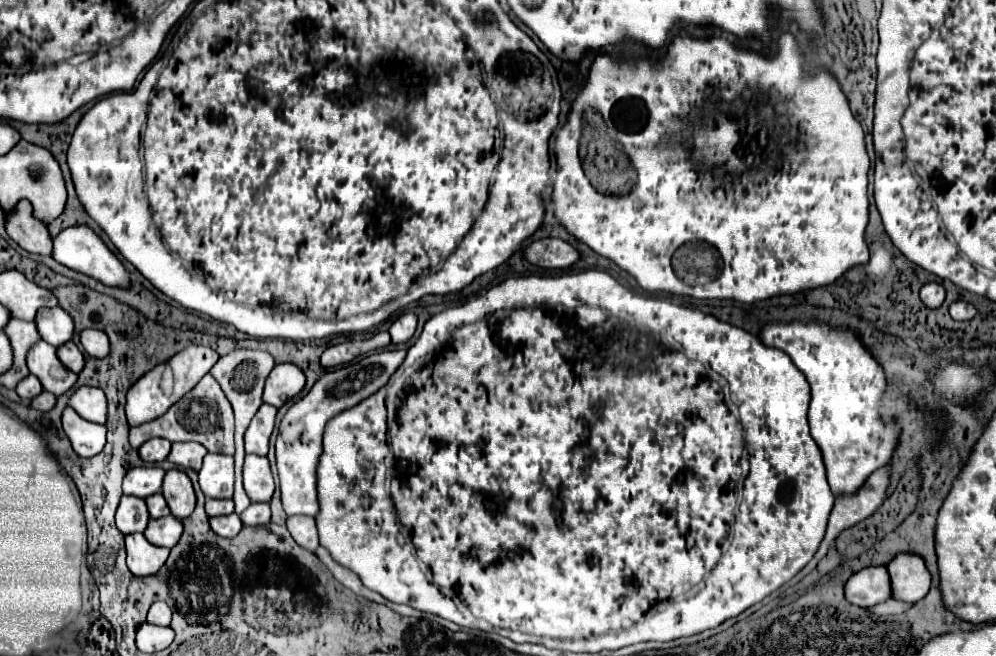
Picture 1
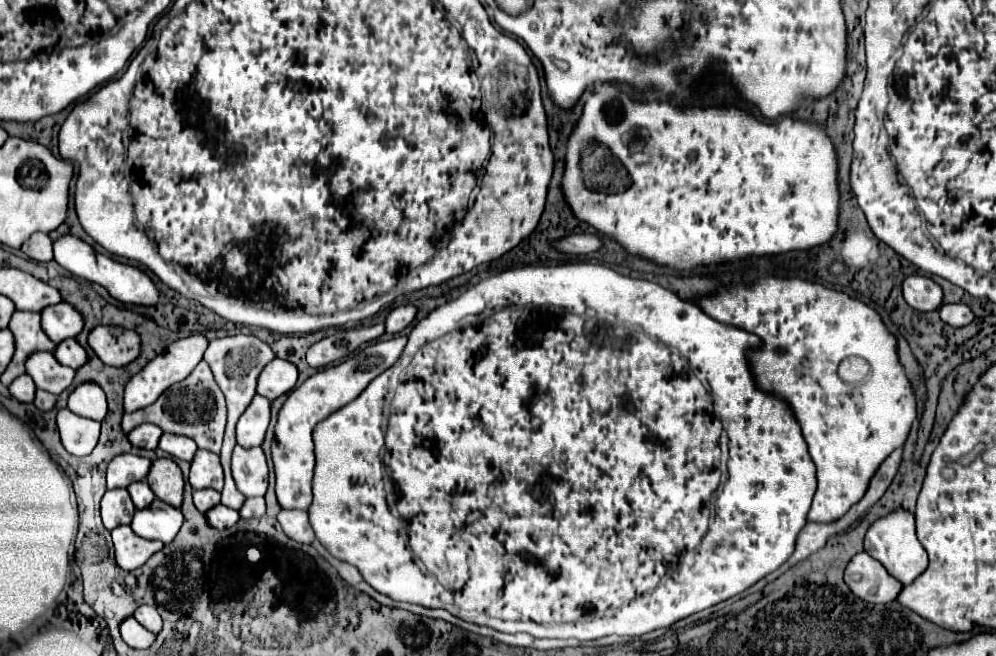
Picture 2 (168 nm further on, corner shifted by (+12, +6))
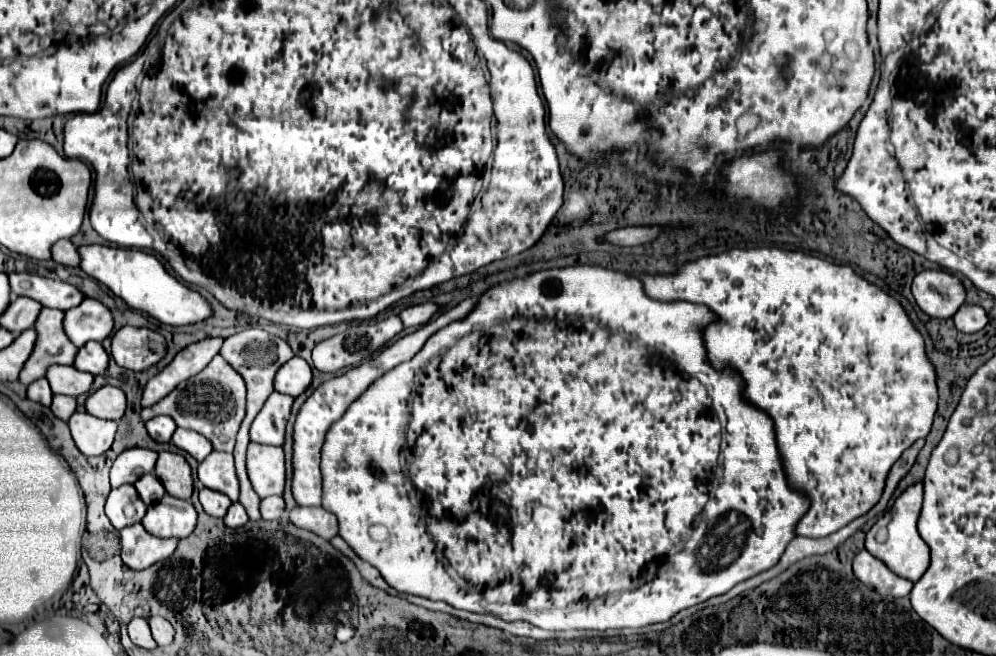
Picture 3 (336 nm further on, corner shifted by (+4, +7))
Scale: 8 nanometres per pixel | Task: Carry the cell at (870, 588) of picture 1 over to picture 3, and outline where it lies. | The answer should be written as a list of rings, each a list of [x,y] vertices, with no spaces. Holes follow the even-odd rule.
[[[862,550],[854,558],[854,576],[864,586],[876,590],[882,596],[902,598],[902,596],[908,596],[912,586],[914,586],[910,580],[904,580],[902,576],[894,574],[884,562],[880,562],[868,550]]]

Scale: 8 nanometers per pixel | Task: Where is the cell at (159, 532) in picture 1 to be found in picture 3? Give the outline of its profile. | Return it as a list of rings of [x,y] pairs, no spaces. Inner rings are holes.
[[[166,494],[158,504],[148,506],[142,526],[158,538],[186,538],[196,526],[196,510],[188,500]]]

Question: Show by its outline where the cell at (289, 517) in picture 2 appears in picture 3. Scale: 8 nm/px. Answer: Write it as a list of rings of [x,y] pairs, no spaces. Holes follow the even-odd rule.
[[[296,506],[294,510],[290,510],[288,514],[290,522],[298,528],[310,530],[318,536],[322,536],[324,540],[330,540],[336,536],[338,532],[338,524],[336,524],[336,516],[326,512],[324,508],[306,508],[306,506]]]

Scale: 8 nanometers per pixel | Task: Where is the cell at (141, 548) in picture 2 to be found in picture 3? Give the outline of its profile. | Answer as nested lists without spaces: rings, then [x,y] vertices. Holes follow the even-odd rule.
[[[142,524],[120,530],[120,542],[122,542],[122,560],[132,570],[144,570],[154,562],[168,558],[178,544],[176,538],[166,540],[148,534]]]

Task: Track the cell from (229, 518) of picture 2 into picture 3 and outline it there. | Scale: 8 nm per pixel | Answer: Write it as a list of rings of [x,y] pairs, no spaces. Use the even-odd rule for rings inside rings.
[[[232,504],[224,516],[224,522],[228,528],[240,528],[248,522],[248,514],[240,504]]]

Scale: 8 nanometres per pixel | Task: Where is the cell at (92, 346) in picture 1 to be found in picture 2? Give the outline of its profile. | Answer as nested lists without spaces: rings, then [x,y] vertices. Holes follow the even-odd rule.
[[[98,325],[88,335],[88,343],[106,365],[114,367],[124,367],[140,355],[140,335],[124,327]]]

